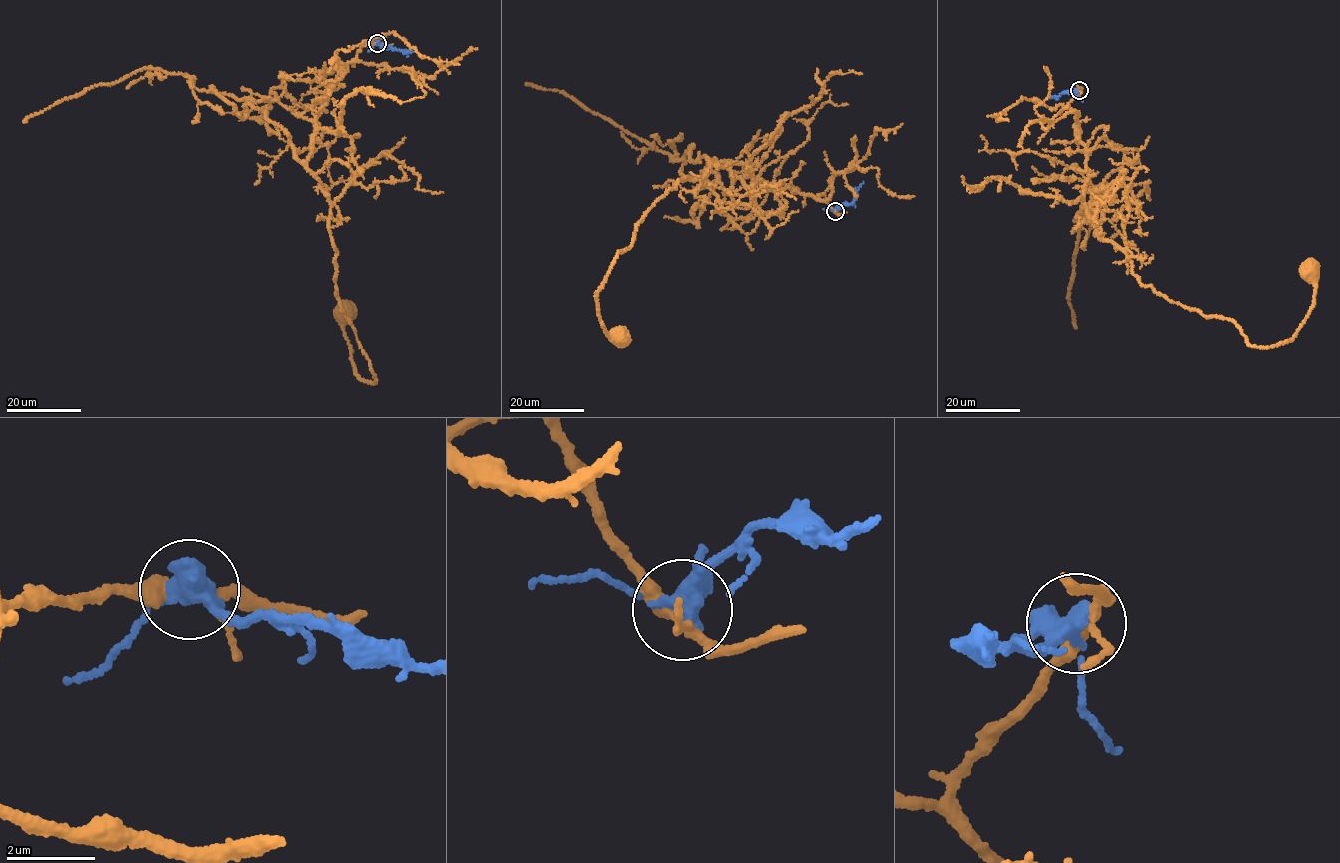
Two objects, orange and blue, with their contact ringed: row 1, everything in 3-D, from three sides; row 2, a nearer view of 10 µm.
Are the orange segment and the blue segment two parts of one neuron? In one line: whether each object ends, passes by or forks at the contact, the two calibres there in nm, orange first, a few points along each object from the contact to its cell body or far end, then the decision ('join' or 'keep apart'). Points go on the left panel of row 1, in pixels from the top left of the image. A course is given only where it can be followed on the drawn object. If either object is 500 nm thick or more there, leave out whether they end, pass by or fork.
orange forks; blue forks; calibres 260 and 440 nm; course orange (377, 43), (361, 46), (340, 71), (306, 166), (328, 201), (336, 293), (373, 383), (357, 373), (345, 314); course blue (377, 43), (412, 51); keep apart

